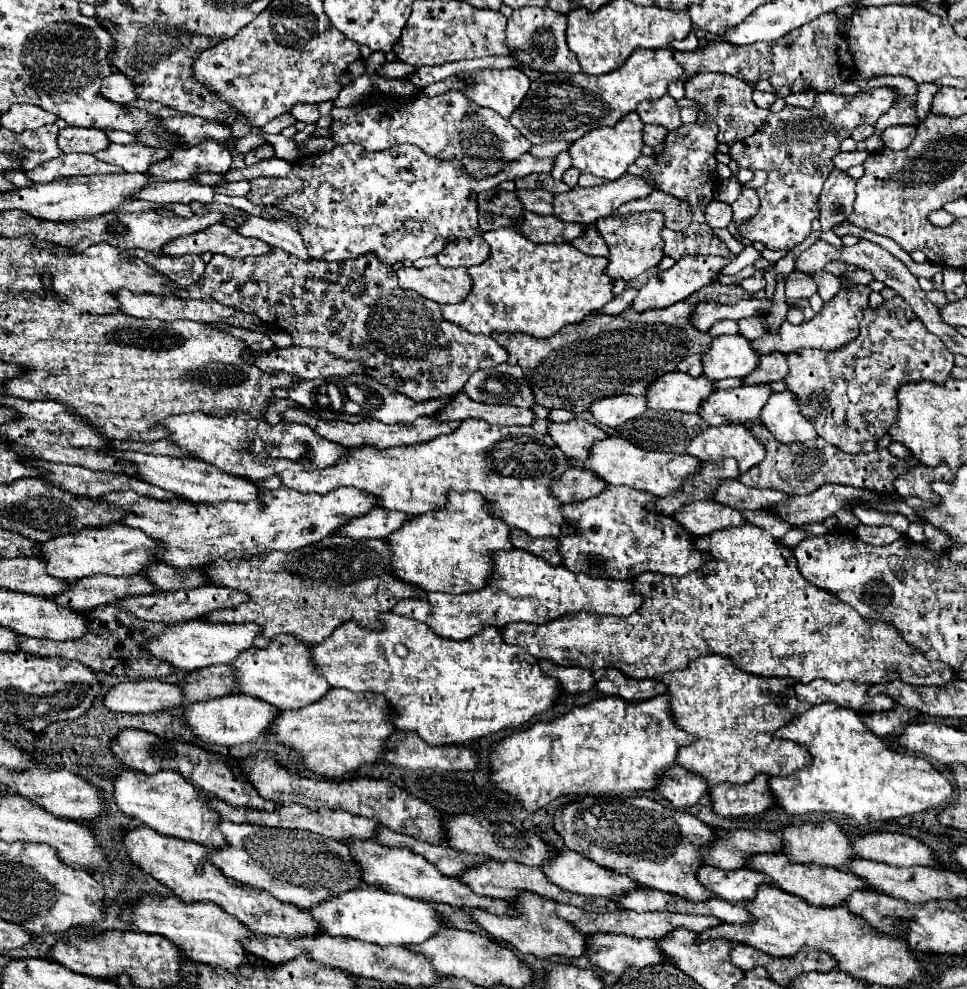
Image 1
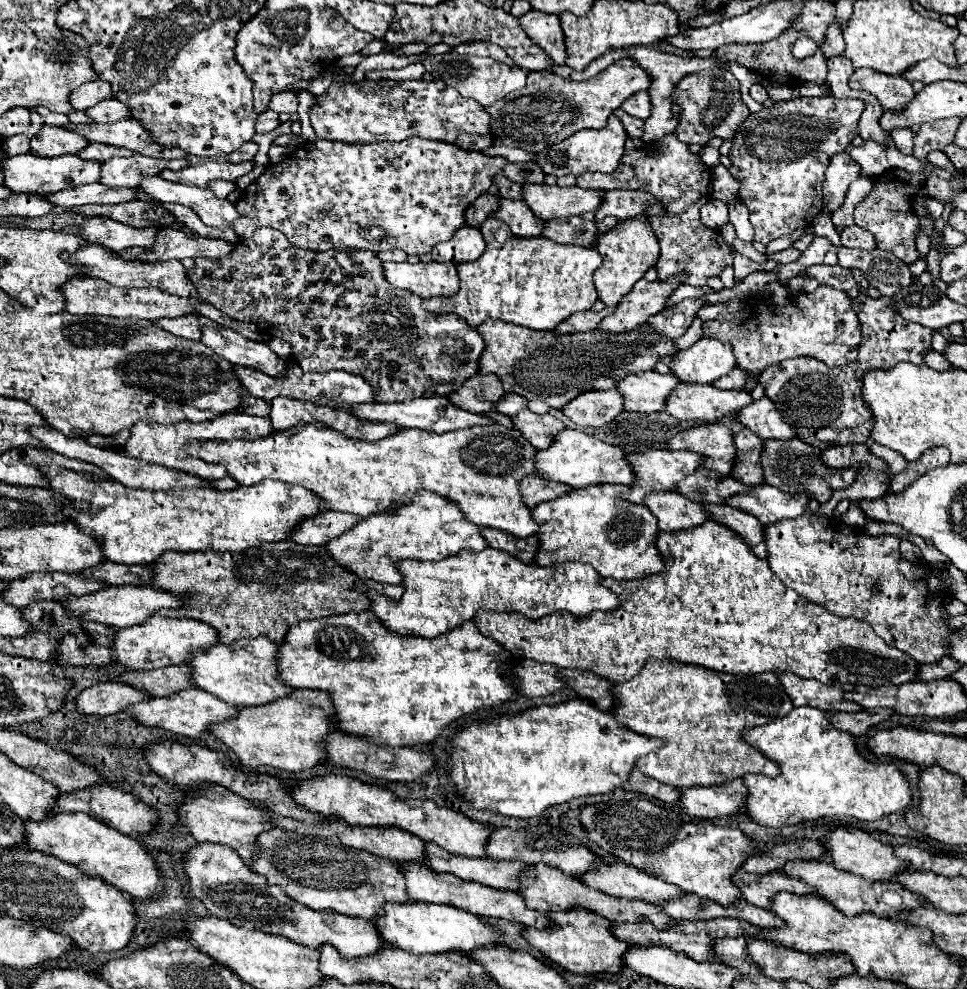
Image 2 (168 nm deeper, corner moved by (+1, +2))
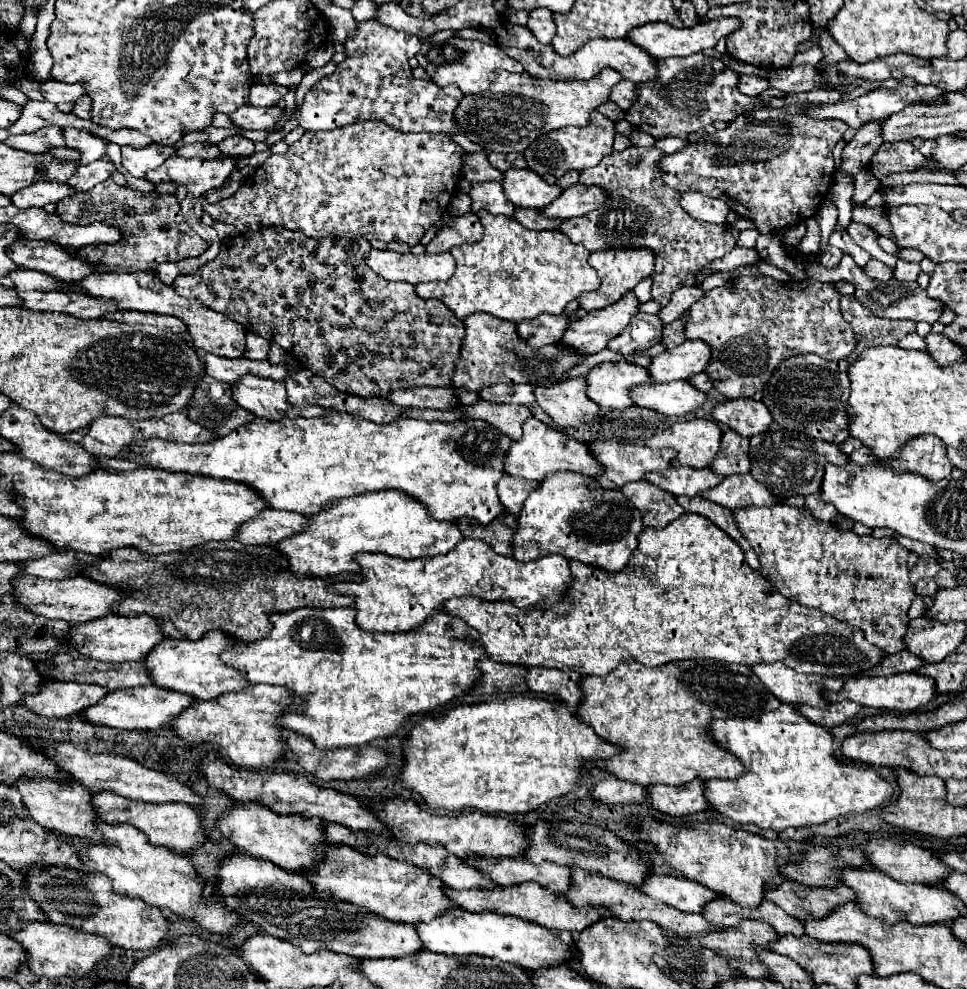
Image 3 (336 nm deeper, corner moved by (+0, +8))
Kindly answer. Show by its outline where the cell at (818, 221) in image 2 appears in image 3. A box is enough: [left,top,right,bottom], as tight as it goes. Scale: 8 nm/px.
[839,254,945,324]

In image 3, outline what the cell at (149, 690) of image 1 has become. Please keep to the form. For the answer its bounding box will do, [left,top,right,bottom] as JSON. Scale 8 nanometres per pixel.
[23,682,109,718]

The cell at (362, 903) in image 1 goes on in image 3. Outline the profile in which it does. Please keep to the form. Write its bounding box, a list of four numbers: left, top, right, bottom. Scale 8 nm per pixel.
[415,908,575,970]

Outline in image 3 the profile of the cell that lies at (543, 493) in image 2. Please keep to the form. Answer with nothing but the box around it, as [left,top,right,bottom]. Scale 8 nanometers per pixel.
[497,474,539,516]

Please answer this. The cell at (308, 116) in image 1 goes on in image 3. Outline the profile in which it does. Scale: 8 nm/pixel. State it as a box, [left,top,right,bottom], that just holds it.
[249,84,289,106]

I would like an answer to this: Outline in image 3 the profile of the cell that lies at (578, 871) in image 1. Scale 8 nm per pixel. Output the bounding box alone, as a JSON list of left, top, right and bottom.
[637,874,717,912]

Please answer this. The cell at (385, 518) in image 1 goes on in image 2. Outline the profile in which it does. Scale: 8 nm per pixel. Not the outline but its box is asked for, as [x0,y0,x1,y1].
[288,512,354,544]

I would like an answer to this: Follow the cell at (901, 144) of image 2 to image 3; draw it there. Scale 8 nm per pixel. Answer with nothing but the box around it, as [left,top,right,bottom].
[869,142,925,178]

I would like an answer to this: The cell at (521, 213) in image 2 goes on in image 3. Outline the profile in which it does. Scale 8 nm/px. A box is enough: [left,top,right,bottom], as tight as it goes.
[469,182,515,218]

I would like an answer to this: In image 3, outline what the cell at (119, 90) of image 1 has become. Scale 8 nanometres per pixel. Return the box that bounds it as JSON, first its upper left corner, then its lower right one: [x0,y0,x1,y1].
[41,80,85,104]

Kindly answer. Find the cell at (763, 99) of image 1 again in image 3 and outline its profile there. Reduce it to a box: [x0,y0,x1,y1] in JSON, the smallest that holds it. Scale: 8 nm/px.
[739,74,769,96]

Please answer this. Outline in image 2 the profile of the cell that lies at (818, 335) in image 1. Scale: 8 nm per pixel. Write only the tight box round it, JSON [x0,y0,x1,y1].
[702,286,860,392]

